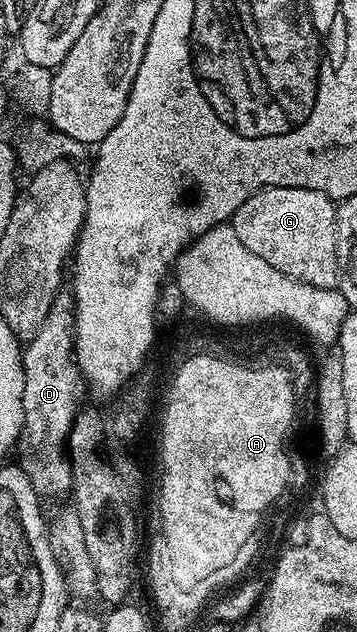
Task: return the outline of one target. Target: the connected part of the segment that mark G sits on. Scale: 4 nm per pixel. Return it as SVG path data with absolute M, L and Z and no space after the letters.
M262 188L256 194L252 194L252 198L248 198L244 202L244 206L240 206L240 210L236 210L232 226L236 230L236 238L240 238L240 242L244 242L244 246L248 246L248 250L252 250L252 254L264 258L264 262L268 262L268 266L276 266L276 270L280 270L280 274L288 274L294 280L299 280L305 284L311 284L317 288L337 288L338 286L338 251L336 250L336 214L338 209L335 201L330 197L317 192L316 190L308 190L307 188Z

